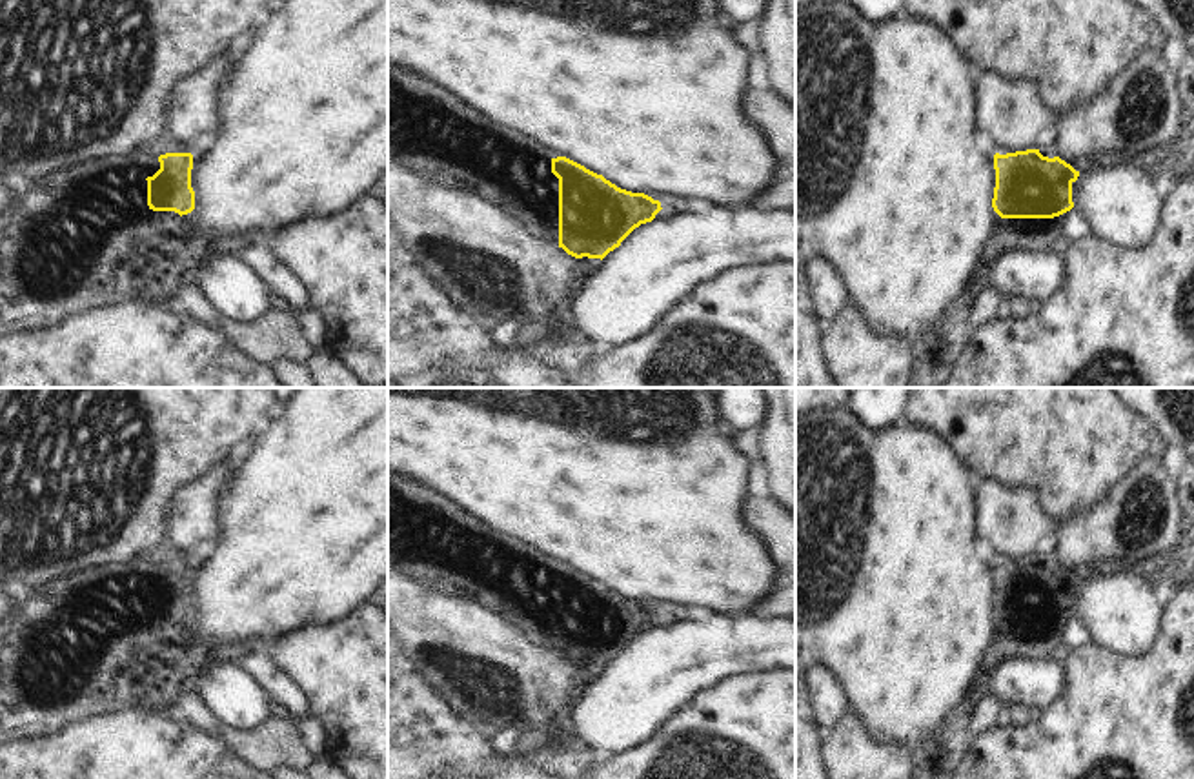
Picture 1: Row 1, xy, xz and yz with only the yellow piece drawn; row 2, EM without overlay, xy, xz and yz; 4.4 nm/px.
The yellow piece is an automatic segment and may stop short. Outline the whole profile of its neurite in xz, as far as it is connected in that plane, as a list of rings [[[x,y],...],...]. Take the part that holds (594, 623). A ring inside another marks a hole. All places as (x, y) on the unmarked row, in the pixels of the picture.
[[[388,388],[388,473],[430,488],[486,524],[495,539],[551,566],[551,581],[559,586],[559,655],[575,666],[602,668],[635,635],[655,626],[666,602],[744,613],[775,590],[779,577],[764,542],[741,519],[752,466],[726,437],[715,411],[715,388]]]

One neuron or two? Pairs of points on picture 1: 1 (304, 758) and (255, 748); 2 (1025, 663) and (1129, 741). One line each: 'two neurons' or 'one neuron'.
1: one neuron
2: two neurons

